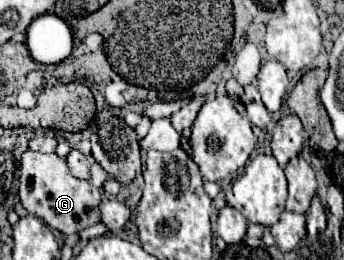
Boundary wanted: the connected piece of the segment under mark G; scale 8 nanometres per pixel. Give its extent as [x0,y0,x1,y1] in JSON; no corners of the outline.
[19,150,101,234]

